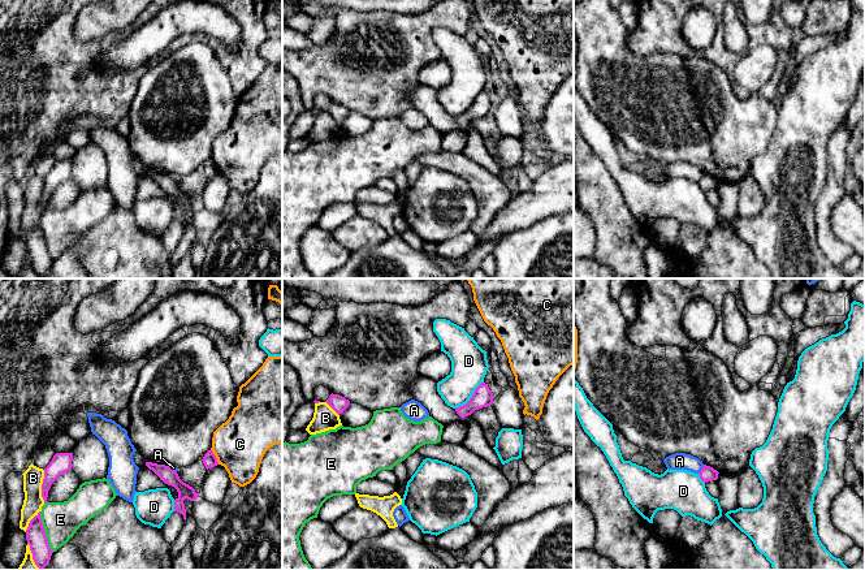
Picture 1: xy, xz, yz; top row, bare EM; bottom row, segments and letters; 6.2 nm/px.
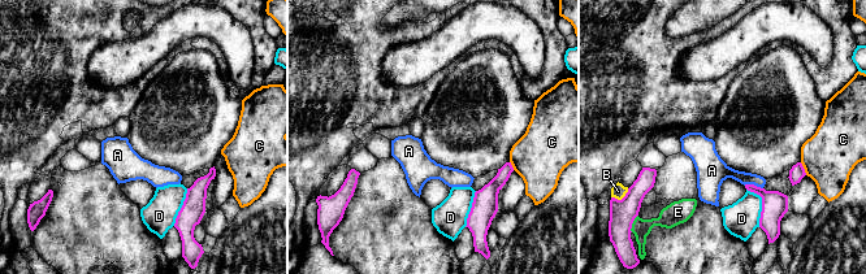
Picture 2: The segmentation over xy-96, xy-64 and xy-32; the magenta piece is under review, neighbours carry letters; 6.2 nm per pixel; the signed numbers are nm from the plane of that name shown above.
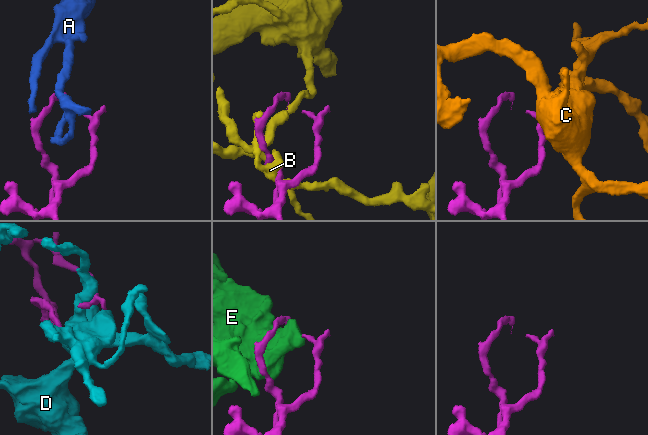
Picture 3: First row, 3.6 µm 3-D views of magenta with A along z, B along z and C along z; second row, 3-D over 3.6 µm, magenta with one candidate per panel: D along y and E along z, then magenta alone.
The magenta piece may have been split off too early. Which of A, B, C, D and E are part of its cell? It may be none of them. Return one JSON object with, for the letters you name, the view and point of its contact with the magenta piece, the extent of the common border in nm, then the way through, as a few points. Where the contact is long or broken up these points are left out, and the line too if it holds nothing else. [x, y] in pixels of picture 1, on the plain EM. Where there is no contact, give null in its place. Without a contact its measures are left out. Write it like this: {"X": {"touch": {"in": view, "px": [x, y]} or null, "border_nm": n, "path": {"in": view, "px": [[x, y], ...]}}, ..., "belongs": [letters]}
{"belongs": []}

